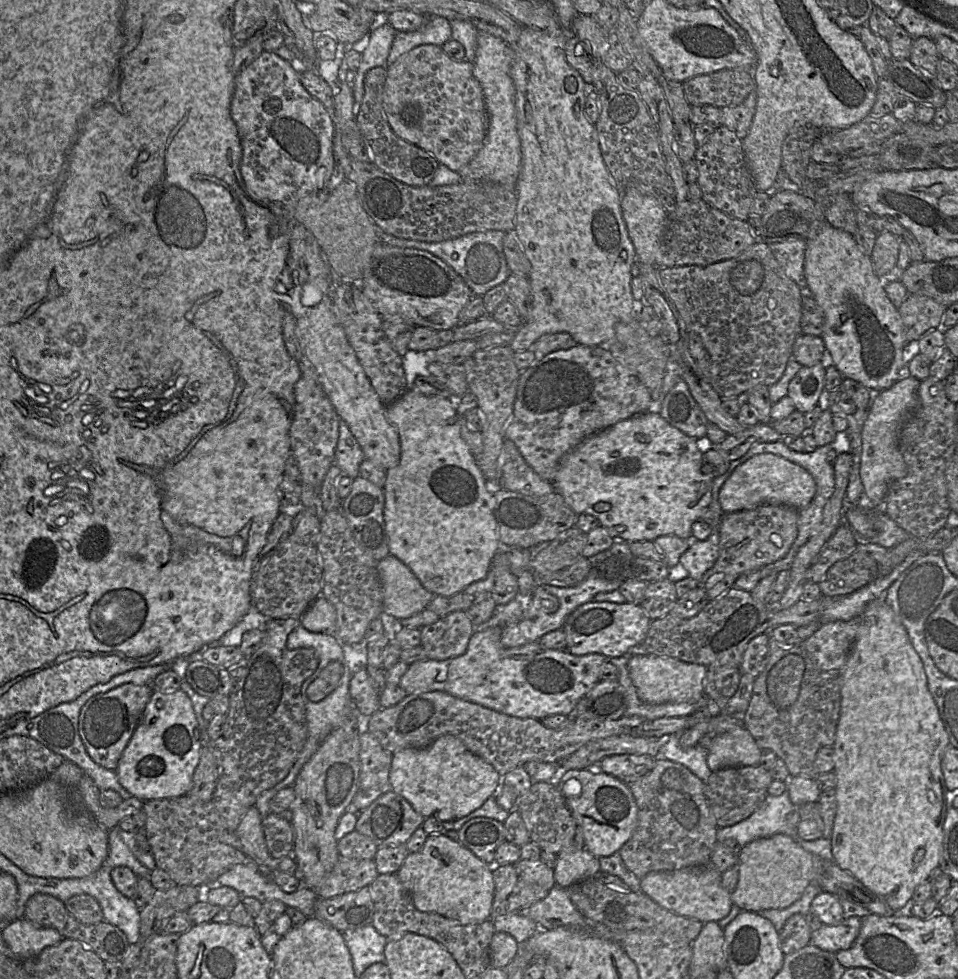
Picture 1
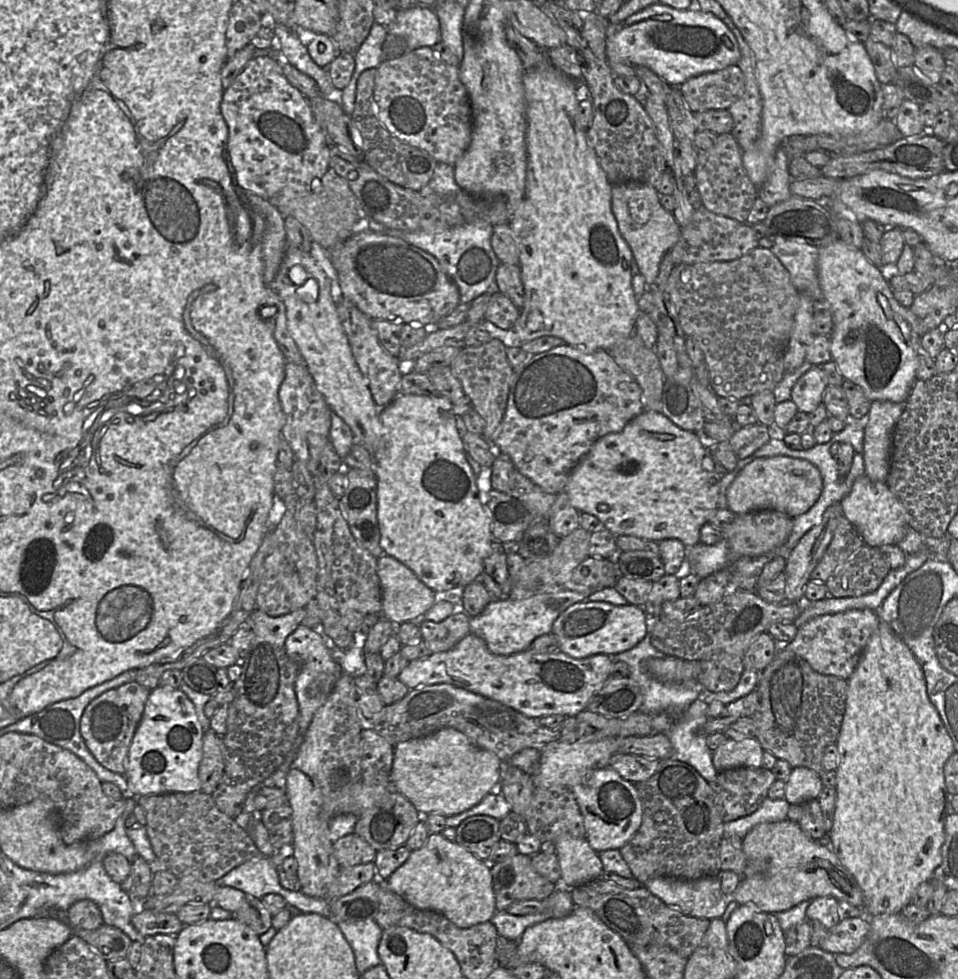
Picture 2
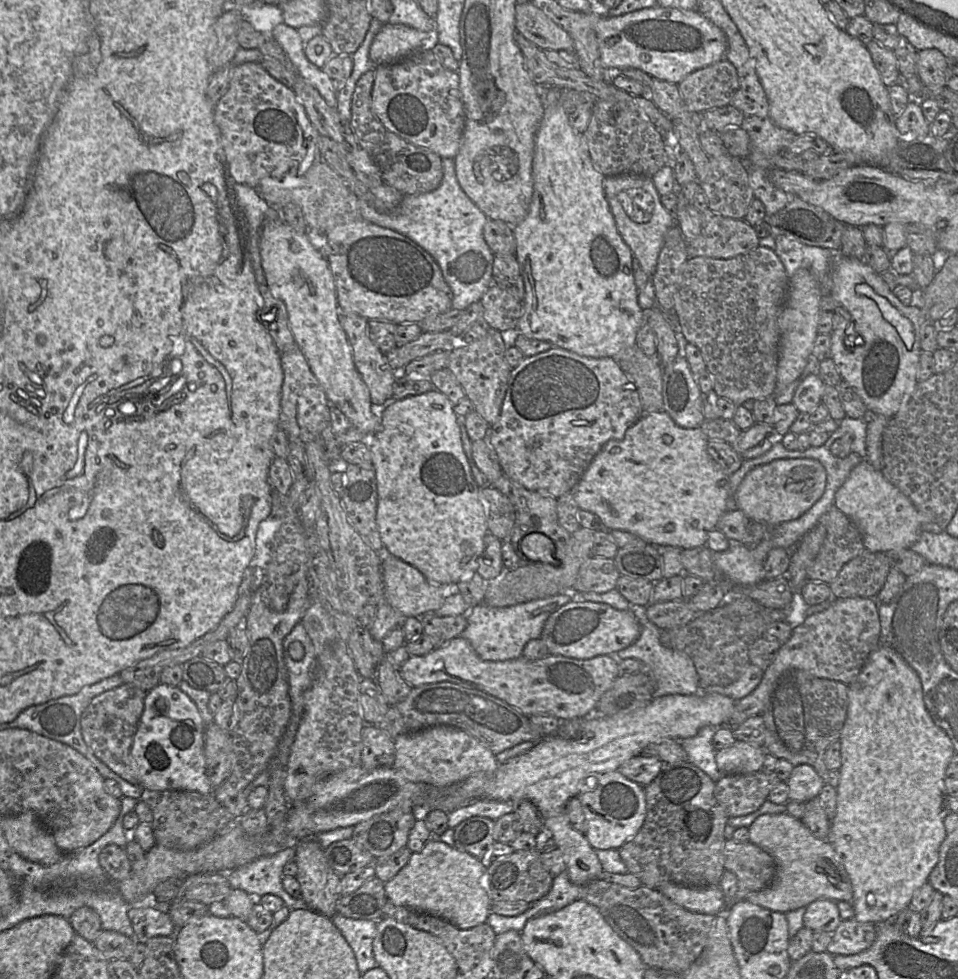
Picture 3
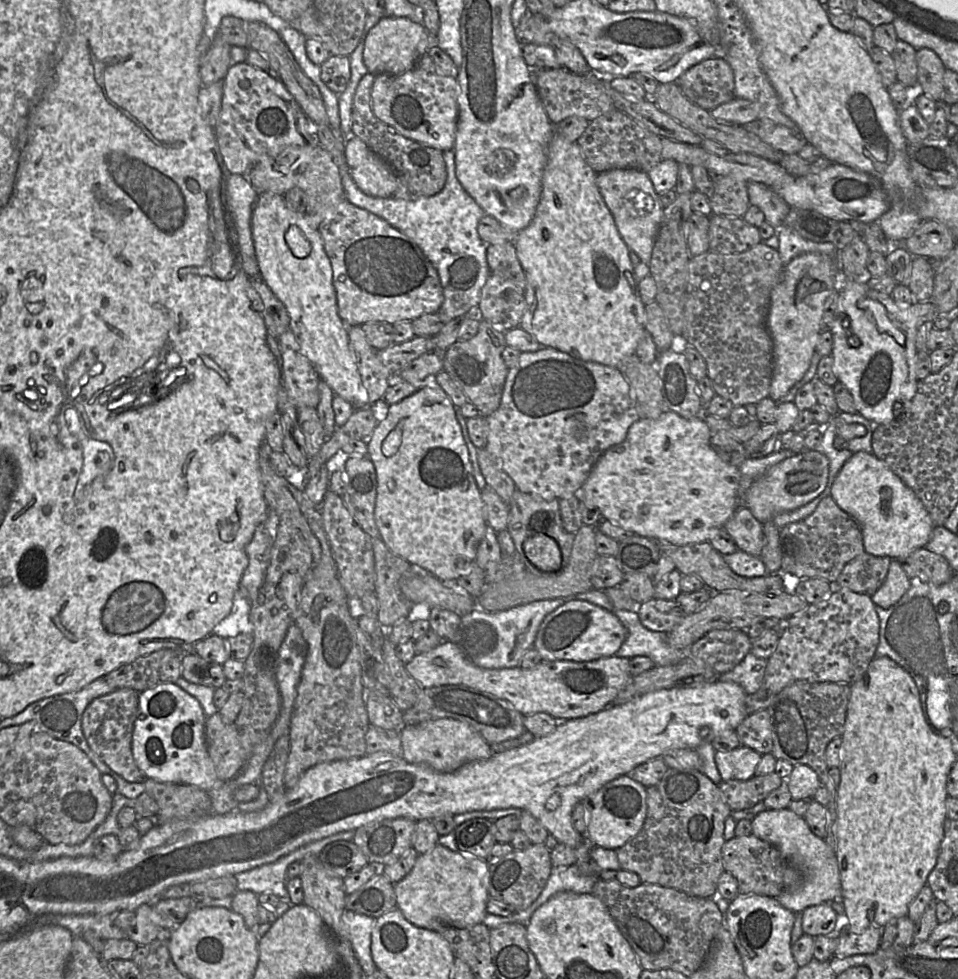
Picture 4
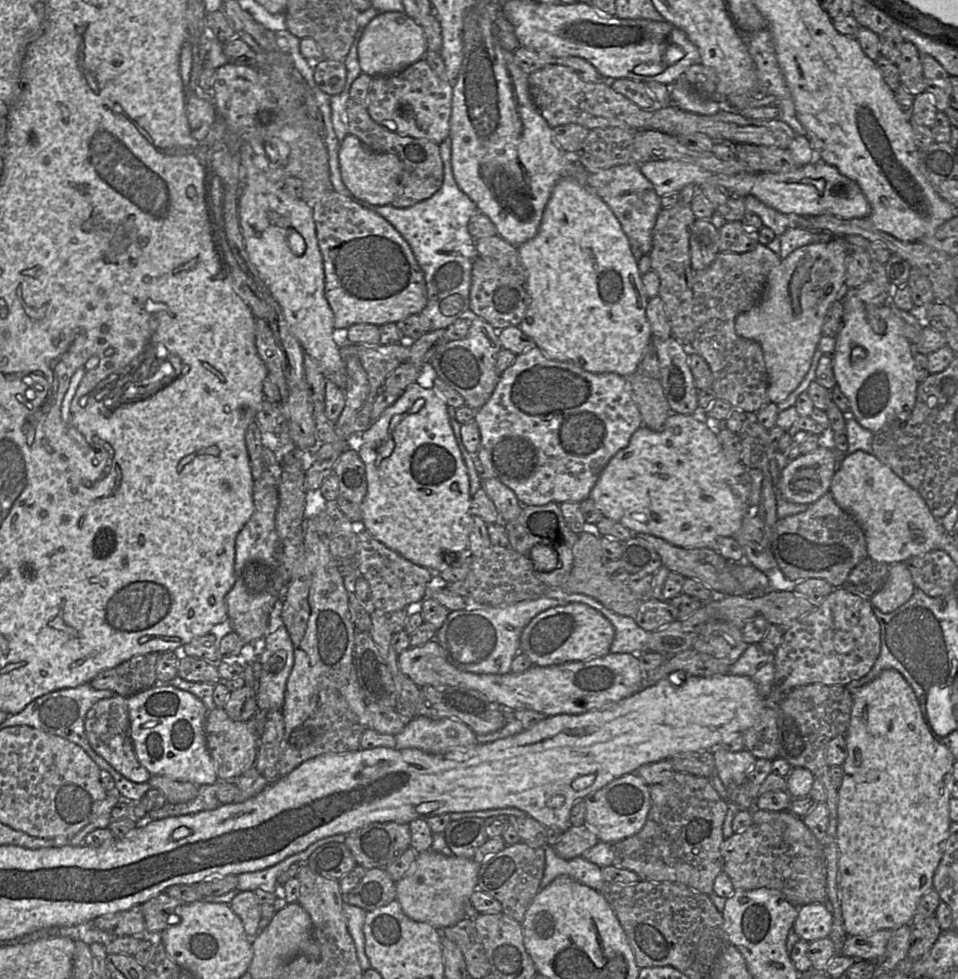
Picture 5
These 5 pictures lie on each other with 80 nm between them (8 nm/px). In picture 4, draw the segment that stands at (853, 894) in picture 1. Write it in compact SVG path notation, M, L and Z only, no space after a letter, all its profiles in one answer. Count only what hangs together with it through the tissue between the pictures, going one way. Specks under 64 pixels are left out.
M787 809L759 812L751 821L754 836L777 848L791 865L803 874L802 884L793 891L783 892L776 899L786 909L801 913L810 906L841 901L841 880L835 852L824 839L817 837L803 817Z

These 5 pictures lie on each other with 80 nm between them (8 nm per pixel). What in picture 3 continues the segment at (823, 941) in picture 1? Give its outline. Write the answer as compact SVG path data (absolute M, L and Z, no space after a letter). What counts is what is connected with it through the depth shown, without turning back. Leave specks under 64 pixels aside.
M855 918L842 920L832 933L832 941L827 947L831 955L855 955L867 950L875 942L877 926L861 923Z

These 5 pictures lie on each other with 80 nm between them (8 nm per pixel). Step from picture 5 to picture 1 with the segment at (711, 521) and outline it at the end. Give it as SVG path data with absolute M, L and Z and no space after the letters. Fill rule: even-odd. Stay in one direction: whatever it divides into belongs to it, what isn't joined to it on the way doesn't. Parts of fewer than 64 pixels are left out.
M653 409L619 421L585 438L562 458L553 486L577 515L589 514L597 518L615 541L654 541L665 535L692 540L692 525L708 510L715 479L712 473L701 472L702 454L696 439L671 426ZM597 502L610 503L610 510L596 512L594 505Z

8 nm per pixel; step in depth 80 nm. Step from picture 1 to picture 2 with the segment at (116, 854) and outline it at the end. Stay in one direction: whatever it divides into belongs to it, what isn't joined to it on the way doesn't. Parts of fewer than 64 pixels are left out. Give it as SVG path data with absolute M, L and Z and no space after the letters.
M137 797L128 798L126 800L125 810L117 819L114 828L96 840L88 841L89 846L91 846L91 860L99 850L107 851L107 853L120 853L130 862L136 857L137 851L126 833L125 820L131 813L133 813L137 803Z

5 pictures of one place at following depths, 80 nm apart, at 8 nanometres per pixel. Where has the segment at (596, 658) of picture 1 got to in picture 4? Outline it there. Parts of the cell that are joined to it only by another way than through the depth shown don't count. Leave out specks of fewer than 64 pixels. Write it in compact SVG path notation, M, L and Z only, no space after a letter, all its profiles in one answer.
M442 641L436 648L416 654L405 665L405 670L422 689L464 685L507 700L524 716L545 712L556 720L576 719L602 711L612 704L618 692L632 678L630 659L617 655L586 662L541 660L530 669L520 666L486 669L474 665L450 641Z

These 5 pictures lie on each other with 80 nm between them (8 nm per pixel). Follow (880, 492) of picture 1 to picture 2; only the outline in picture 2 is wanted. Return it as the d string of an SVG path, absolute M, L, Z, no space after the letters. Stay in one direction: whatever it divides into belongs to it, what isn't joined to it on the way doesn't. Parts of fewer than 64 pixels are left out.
M871 401L864 431L865 475L873 482L886 482L891 462L892 434L906 402Z

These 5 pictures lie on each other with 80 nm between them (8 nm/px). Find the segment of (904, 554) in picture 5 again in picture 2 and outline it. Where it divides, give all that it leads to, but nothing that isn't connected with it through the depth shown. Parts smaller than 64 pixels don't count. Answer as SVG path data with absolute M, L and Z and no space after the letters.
M866 475L855 480L849 494L840 501L840 506L843 515L856 528L865 545L873 548L897 545L910 527L904 506L891 492L886 482L873 482Z

